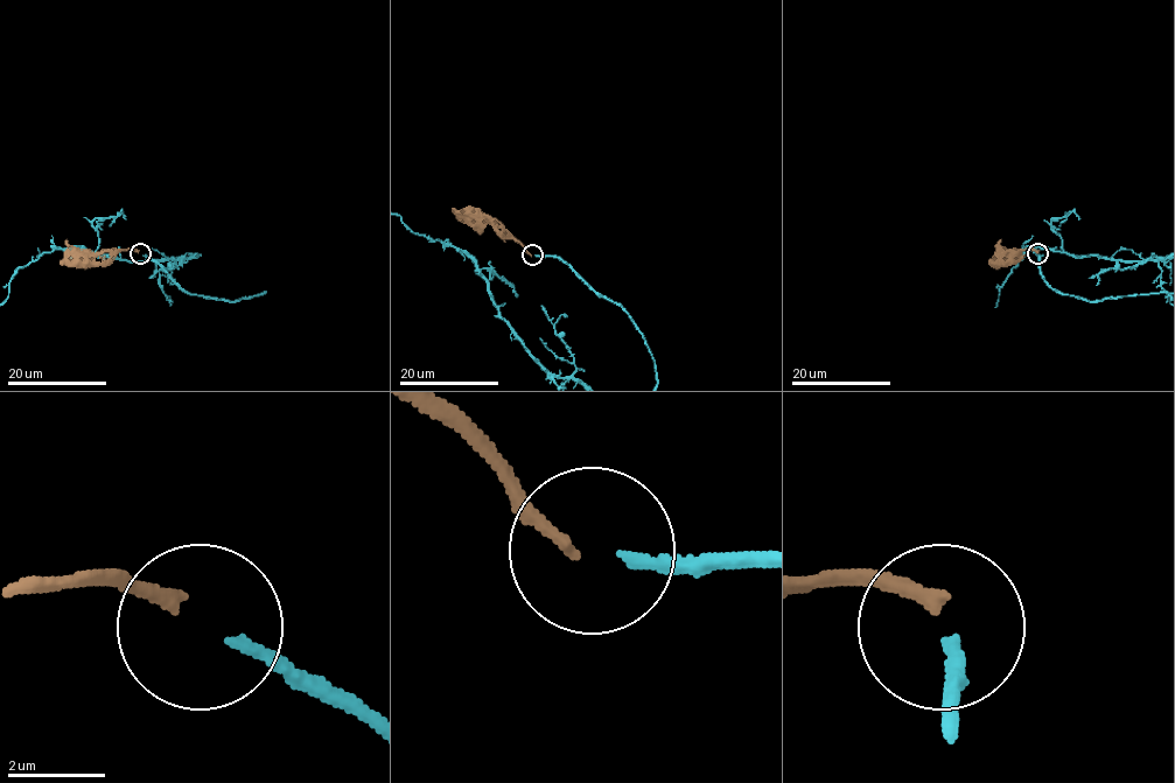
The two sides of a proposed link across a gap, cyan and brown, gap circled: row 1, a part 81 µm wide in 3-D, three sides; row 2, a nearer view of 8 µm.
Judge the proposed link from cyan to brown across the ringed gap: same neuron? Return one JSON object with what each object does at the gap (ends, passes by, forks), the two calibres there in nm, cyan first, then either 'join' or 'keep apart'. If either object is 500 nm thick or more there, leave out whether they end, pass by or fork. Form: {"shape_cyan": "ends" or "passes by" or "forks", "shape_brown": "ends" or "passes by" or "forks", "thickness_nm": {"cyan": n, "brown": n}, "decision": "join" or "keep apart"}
{"shape_cyan": "ends", "shape_brown": "ends", "thickness_nm": {"cyan": 240, "brown": 300}, "decision": "join"}

